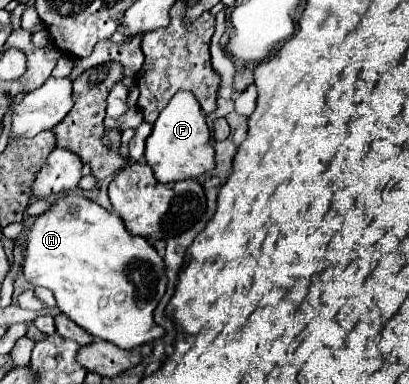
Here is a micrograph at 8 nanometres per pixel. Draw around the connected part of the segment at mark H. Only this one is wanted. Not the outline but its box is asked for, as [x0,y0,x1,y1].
[22,193,166,349]

